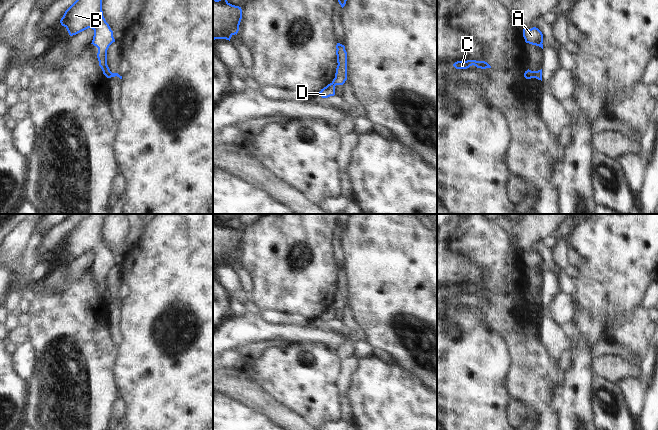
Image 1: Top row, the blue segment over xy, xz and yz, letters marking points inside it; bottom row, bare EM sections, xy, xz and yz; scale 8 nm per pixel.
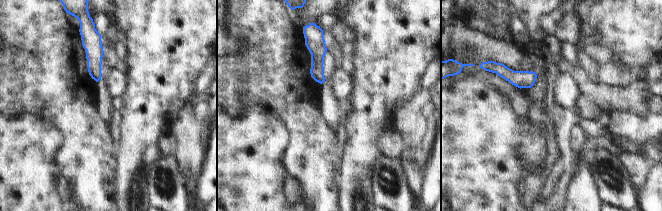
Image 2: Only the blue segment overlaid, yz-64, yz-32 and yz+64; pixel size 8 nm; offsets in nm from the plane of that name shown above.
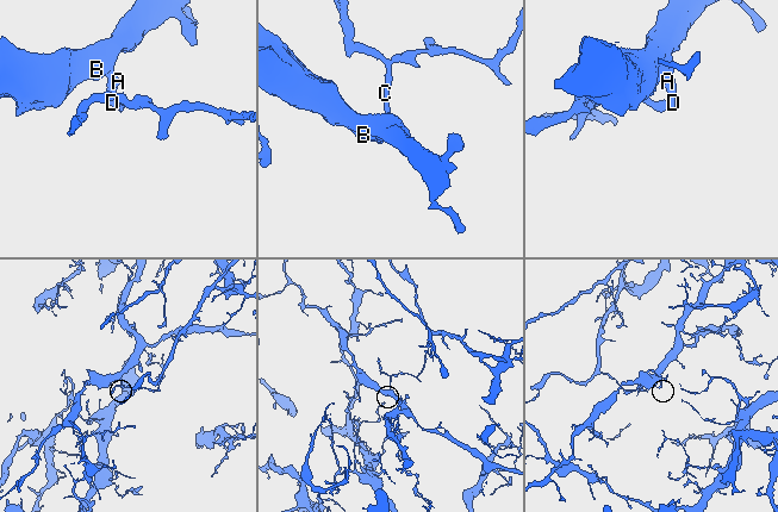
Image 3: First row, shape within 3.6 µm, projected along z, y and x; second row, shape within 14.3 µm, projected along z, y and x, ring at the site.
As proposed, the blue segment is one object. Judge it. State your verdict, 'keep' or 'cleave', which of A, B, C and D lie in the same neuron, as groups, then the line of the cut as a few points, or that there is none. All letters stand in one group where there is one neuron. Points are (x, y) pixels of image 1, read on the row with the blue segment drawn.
cleave | A B D / C | yz (531, 71), (532, 77)

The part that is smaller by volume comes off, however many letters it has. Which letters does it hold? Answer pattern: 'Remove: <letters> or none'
Remove: C.

